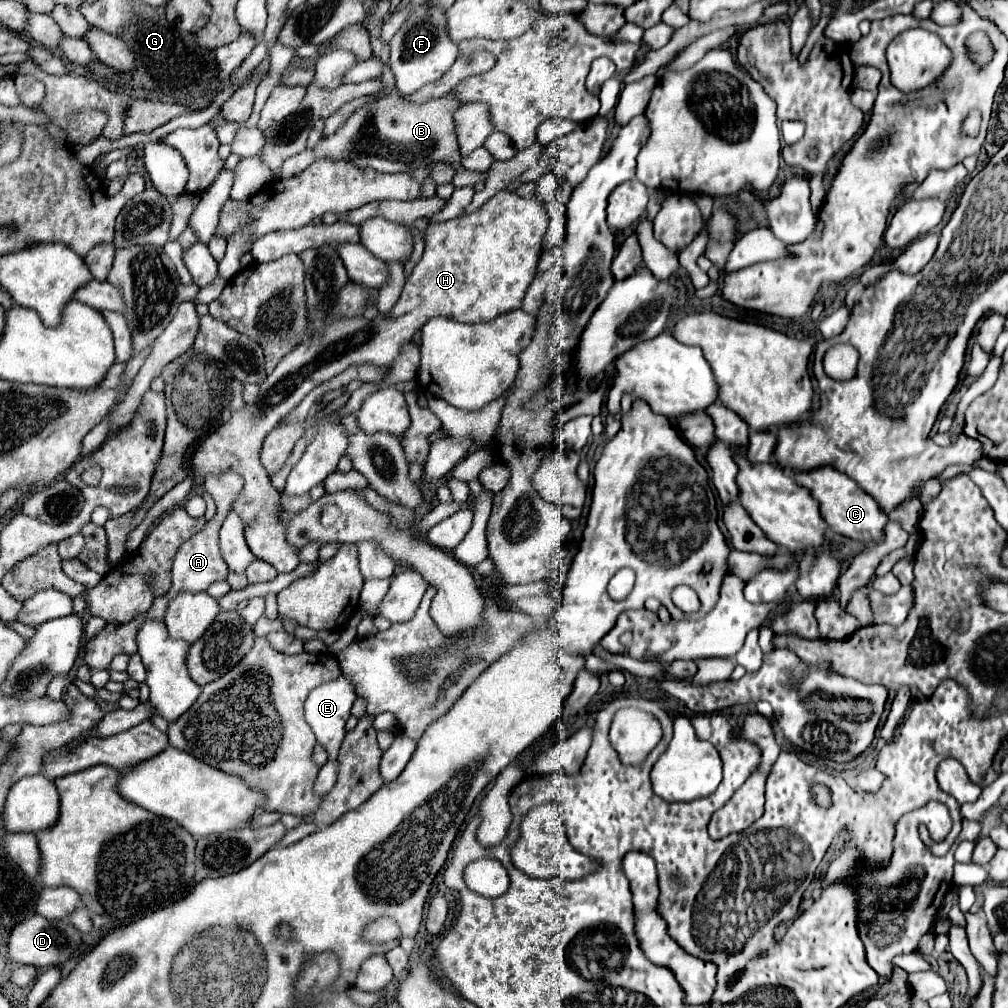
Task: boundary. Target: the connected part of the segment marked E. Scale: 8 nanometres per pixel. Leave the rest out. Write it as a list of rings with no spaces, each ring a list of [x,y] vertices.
[[[338,676],[336,680],[330,680],[318,688],[314,688],[308,698],[306,698],[306,704],[304,704],[304,714],[306,714],[306,722],[310,724],[312,732],[316,734],[316,740],[318,744],[324,746],[324,750],[328,752],[328,758],[330,760],[336,760],[338,758],[338,750],[340,750],[340,744],[344,740],[344,734],[346,734],[346,720],[350,718],[350,708],[356,700],[356,692],[354,692],[354,686],[350,684],[350,680],[346,680],[346,676]]]

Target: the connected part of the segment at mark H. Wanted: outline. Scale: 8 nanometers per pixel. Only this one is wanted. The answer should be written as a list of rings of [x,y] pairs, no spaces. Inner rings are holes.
[[[500,190],[484,206],[480,206],[478,210],[474,210],[466,216],[446,220],[446,222],[428,224],[424,254],[422,254],[420,262],[414,266],[412,276],[406,278],[404,290],[398,298],[398,304],[392,308],[390,314],[386,314],[386,316],[378,314],[374,320],[366,320],[362,316],[358,316],[354,320],[336,320],[330,326],[326,326],[320,334],[302,342],[298,348],[288,352],[278,362],[278,366],[274,368],[272,374],[266,376],[266,380],[260,384],[258,400],[254,404],[244,404],[238,412],[232,412],[228,422],[218,426],[212,434],[208,434],[206,438],[202,438],[196,444],[196,448],[192,450],[192,454],[188,458],[190,470],[196,476],[208,478],[208,476],[220,474],[224,470],[234,470],[244,478],[244,486],[242,486],[240,494],[236,496],[232,510],[242,518],[242,522],[246,526],[246,532],[244,532],[246,542],[258,560],[272,564],[278,572],[292,572],[300,564],[298,550],[290,548],[290,544],[286,544],[286,534],[284,534],[286,530],[278,520],[278,516],[282,512],[280,492],[270,484],[270,476],[260,462],[262,442],[268,436],[268,432],[286,414],[290,414],[304,400],[304,396],[308,392],[312,392],[318,384],[334,378],[350,364],[390,366],[400,356],[402,346],[406,342],[410,342],[414,332],[420,330],[430,318],[446,316],[446,318],[452,318],[458,322],[474,324],[474,322],[492,320],[492,318],[500,316],[502,312],[510,312],[514,308],[520,308],[522,298],[524,298],[530,282],[536,276],[536,268],[538,268],[538,260],[540,260],[540,252],[542,252],[542,240],[544,240],[548,225],[549,216],[546,214],[546,210],[534,198],[522,198],[516,192],[508,192],[508,190]]]

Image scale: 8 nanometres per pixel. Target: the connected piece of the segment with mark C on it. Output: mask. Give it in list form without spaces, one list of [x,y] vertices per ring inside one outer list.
[[[824,466],[812,472],[798,474],[796,482],[814,492],[814,498],[818,498],[820,502],[822,516],[826,516],[826,522],[830,524],[832,532],[860,542],[880,542],[884,538],[884,526],[888,522],[888,514],[882,512],[878,502],[844,472],[838,472],[832,466]]]

